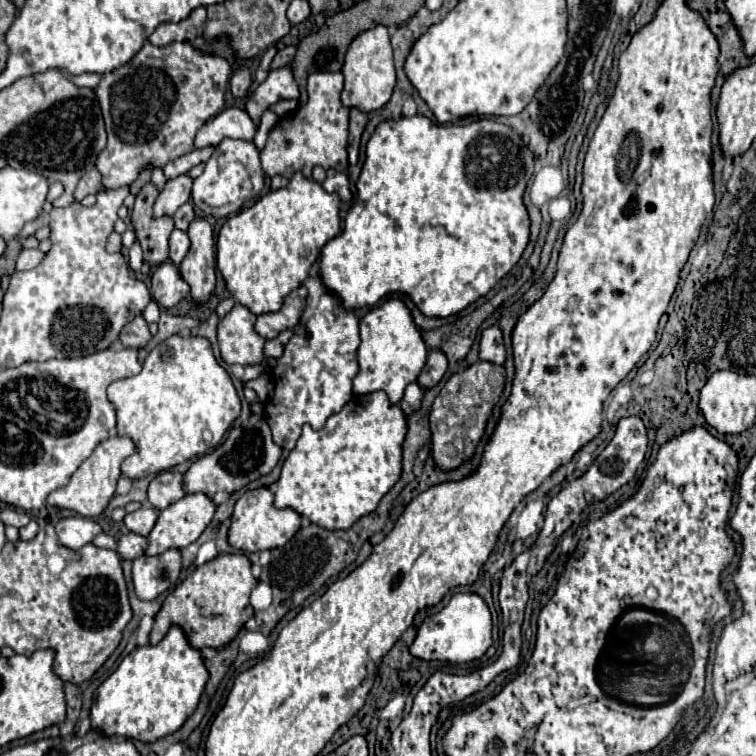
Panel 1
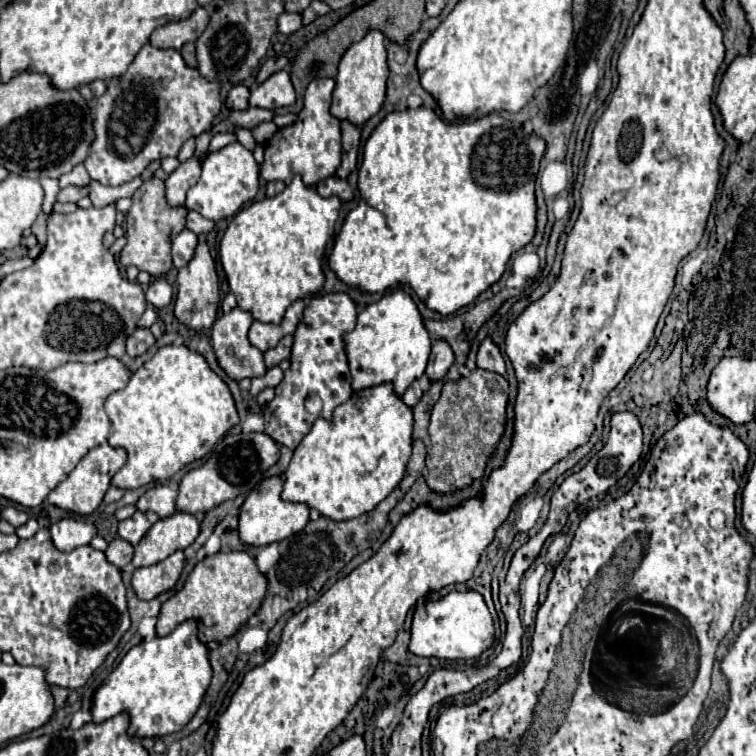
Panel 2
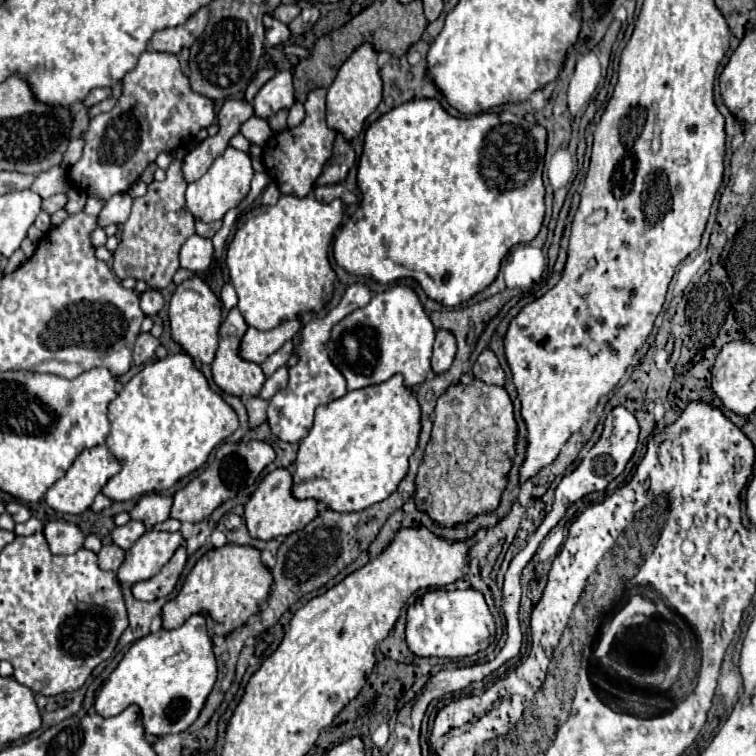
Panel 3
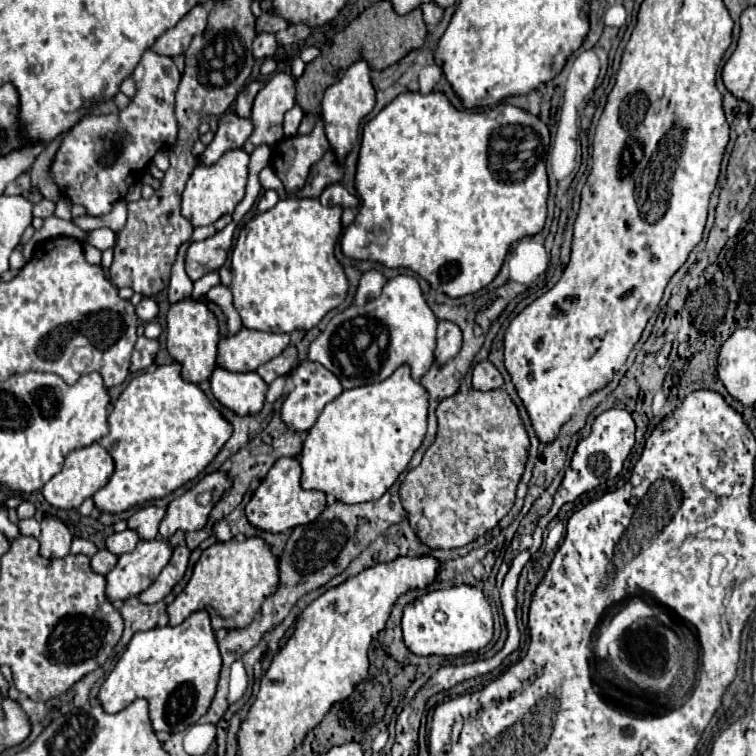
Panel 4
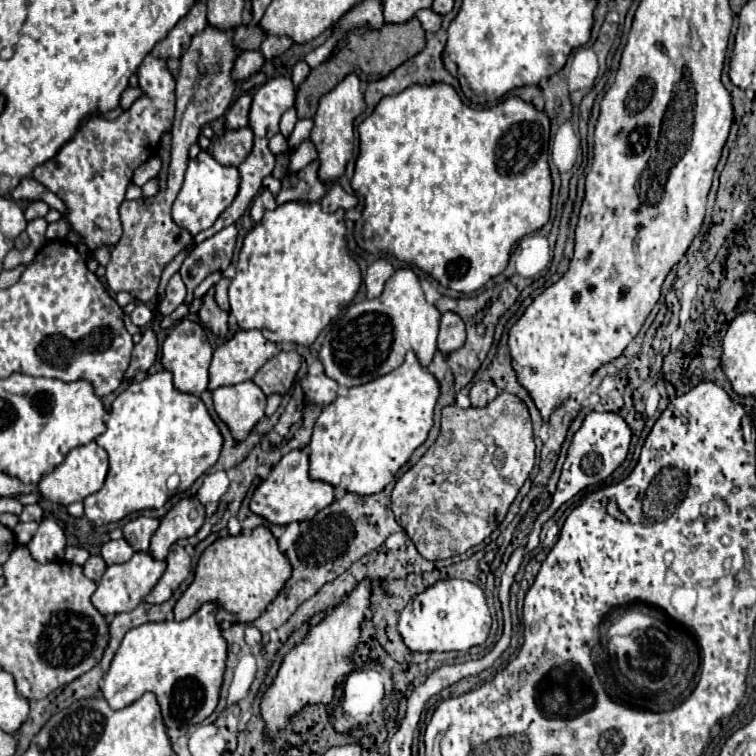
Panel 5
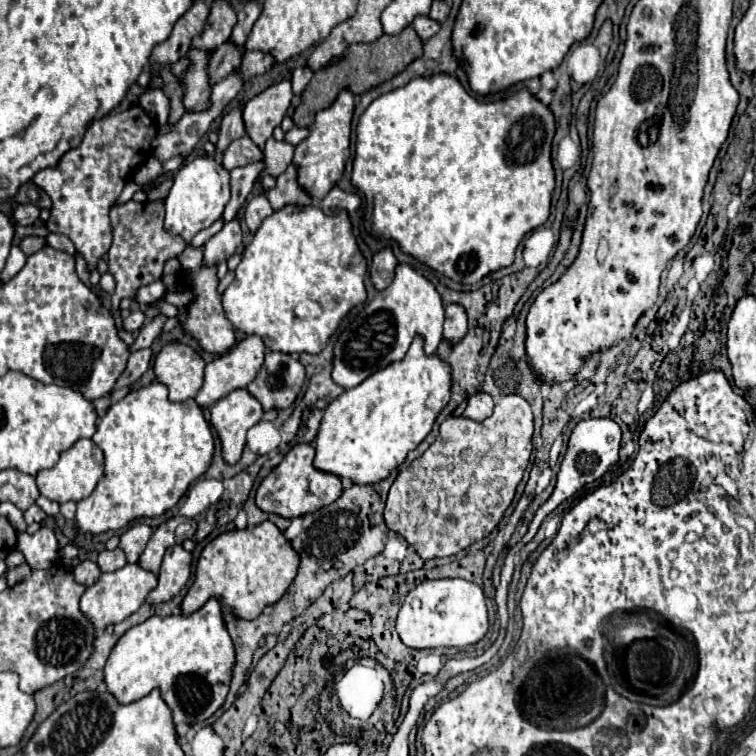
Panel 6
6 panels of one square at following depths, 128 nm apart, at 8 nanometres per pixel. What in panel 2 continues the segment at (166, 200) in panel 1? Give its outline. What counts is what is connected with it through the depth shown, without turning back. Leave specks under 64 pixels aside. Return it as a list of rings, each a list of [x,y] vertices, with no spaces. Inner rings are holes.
[[[192,156],[190,160],[182,162],[166,180],[166,198],[172,206],[182,206],[186,192],[190,186],[194,186],[200,178],[200,170],[202,170],[202,162]]]

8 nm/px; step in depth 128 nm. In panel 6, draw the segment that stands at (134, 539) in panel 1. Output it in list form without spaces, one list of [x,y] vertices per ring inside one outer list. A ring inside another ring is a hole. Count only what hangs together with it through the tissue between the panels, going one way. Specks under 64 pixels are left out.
[[[84,560],[84,562],[80,562],[78,566],[72,568],[72,574],[74,574],[74,580],[76,580],[78,584],[92,586],[92,584],[100,578],[102,572],[100,572],[100,568],[98,568],[96,562],[92,562],[92,560]]]

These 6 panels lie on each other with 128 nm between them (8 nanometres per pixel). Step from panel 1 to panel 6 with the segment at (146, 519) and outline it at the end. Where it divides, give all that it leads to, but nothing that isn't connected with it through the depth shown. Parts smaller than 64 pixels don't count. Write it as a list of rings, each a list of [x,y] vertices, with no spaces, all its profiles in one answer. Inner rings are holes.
[[[120,548],[104,550],[104,552],[100,552],[96,564],[100,564],[102,572],[114,572],[114,570],[126,566],[126,556],[124,556],[124,552]]]

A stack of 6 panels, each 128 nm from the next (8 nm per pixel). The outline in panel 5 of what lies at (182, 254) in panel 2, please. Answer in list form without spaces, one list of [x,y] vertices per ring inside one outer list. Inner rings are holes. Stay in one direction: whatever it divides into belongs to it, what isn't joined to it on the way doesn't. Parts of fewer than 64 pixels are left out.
[[[226,226],[212,238],[200,242],[192,254],[184,260],[180,268],[180,276],[186,284],[187,295],[184,303],[191,303],[194,299],[193,290],[212,272],[226,270],[230,266],[234,248],[236,248],[236,226]]]

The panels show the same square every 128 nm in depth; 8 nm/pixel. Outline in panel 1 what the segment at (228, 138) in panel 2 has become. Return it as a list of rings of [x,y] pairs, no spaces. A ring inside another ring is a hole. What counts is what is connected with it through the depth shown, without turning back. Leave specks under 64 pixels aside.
[[[206,146],[206,148],[200,148],[200,150],[192,150],[192,152],[176,158],[176,160],[170,160],[162,170],[164,170],[164,174],[166,174],[168,178],[176,178],[176,176],[180,176],[180,174],[186,174],[186,172],[188,172],[192,166],[196,166],[198,162],[208,160],[208,158],[212,156],[212,152],[214,152],[214,146]]]

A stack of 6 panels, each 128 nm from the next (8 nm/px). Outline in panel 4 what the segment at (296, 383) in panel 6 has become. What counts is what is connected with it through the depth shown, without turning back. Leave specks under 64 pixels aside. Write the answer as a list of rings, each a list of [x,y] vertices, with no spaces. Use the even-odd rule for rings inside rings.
[[[288,346],[280,356],[272,358],[272,360],[266,362],[266,364],[262,364],[256,372],[260,374],[260,378],[262,378],[266,384],[270,384],[274,378],[278,378],[278,376],[286,376],[286,374],[294,368],[296,358],[298,358],[296,348],[294,348],[294,346]]]

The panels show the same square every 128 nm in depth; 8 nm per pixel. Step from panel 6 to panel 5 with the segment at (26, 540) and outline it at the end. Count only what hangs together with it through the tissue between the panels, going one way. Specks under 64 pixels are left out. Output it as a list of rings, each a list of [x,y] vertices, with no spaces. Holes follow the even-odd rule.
[[[44,518],[40,522],[38,532],[26,544],[32,558],[40,564],[64,560],[64,546],[66,546],[66,536],[54,518]]]

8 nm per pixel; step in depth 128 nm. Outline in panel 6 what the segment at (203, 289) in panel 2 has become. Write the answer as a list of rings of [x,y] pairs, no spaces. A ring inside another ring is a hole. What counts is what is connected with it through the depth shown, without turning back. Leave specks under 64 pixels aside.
[[[168,344],[154,360],[156,382],[168,388],[168,398],[172,402],[184,402],[196,398],[202,388],[206,362],[184,344]]]

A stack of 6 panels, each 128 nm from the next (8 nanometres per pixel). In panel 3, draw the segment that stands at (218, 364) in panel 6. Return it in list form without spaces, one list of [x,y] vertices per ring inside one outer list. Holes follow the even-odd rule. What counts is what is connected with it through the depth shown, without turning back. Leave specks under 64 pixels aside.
[[[288,320],[278,328],[266,332],[248,328],[240,342],[240,358],[254,364],[262,364],[270,354],[278,352],[286,340],[292,340],[298,330],[300,330],[298,320]]]

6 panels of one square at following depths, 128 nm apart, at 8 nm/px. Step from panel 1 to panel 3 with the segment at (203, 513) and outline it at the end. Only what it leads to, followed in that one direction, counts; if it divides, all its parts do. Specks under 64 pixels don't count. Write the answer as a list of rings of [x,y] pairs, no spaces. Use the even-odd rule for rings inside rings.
[[[144,532],[144,536],[126,550],[126,558],[116,572],[116,580],[120,584],[136,584],[152,578],[182,544],[184,540],[180,532]]]

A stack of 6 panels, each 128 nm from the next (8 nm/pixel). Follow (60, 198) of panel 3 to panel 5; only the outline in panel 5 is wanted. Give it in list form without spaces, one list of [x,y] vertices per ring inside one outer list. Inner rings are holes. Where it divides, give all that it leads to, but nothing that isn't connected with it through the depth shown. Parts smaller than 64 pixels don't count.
[[[30,202],[28,208],[24,210],[24,218],[26,220],[34,220],[34,218],[44,218],[48,214],[48,206],[44,202]]]

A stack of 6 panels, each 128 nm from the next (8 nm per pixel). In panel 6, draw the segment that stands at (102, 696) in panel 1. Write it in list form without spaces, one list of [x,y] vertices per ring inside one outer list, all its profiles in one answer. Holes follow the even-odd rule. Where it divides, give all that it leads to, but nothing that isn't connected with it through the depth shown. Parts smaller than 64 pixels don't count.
[[[212,598],[190,616],[152,616],[130,628],[106,662],[104,682],[120,704],[136,702],[152,688],[160,688],[176,724],[204,722],[224,704],[234,662],[234,644],[224,626],[220,602]]]

